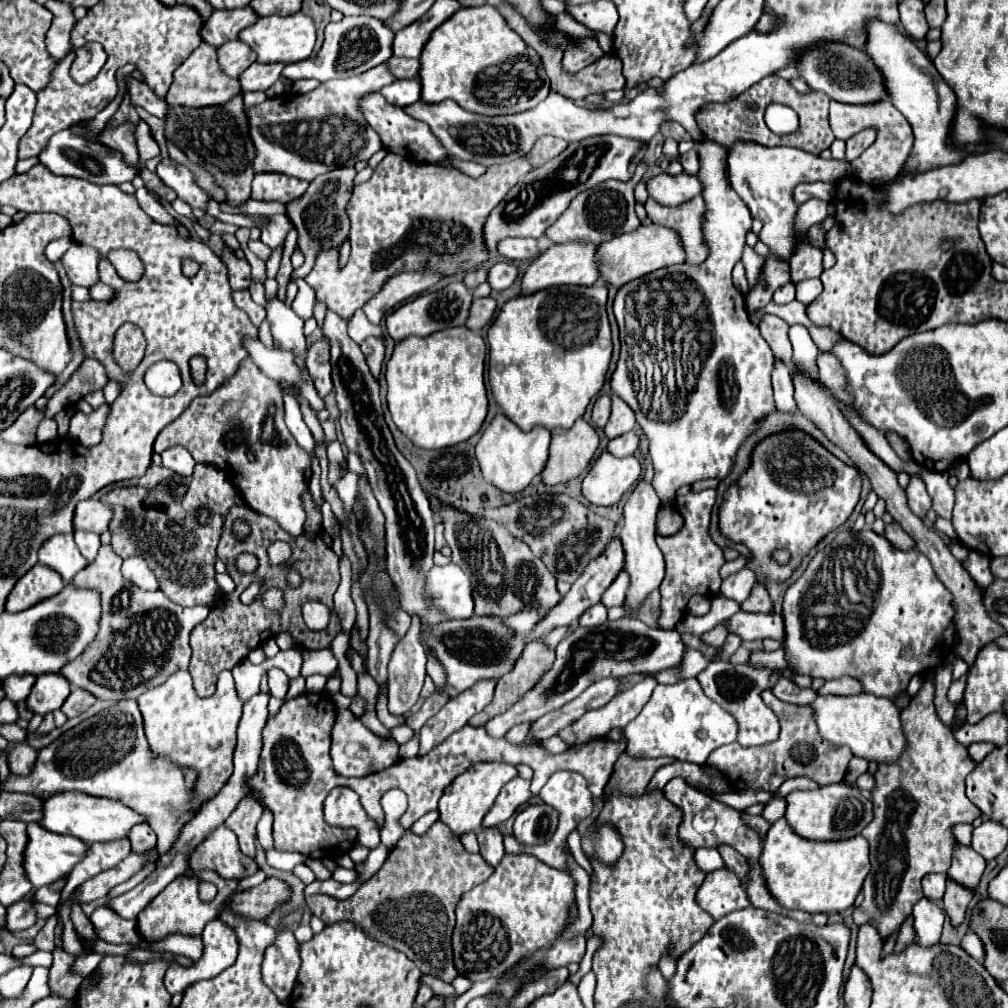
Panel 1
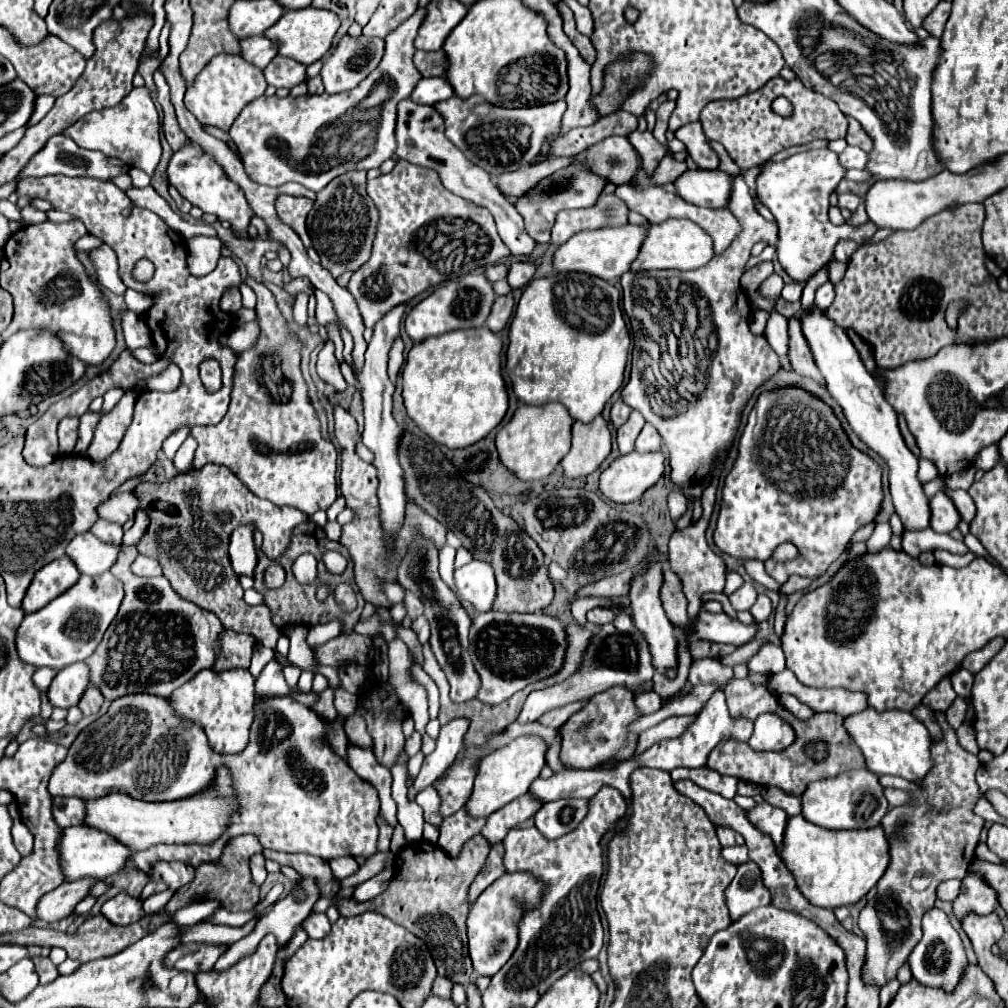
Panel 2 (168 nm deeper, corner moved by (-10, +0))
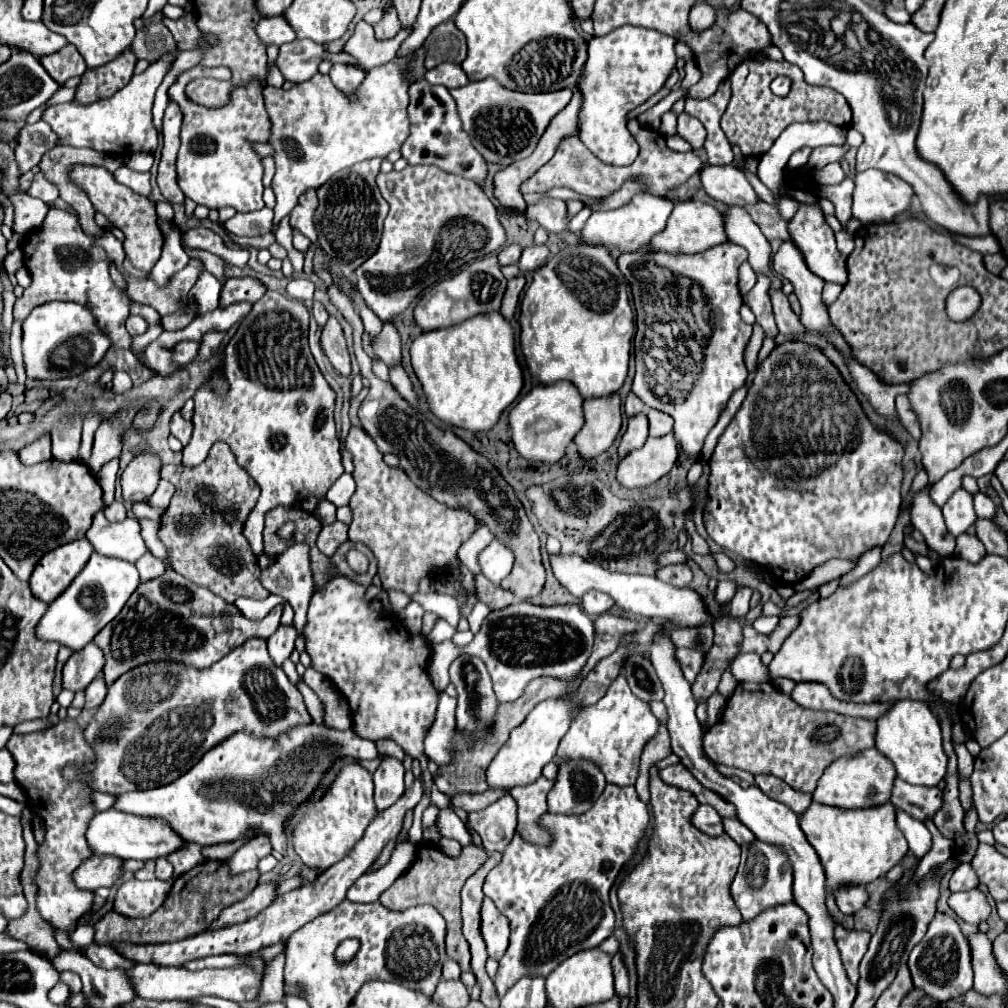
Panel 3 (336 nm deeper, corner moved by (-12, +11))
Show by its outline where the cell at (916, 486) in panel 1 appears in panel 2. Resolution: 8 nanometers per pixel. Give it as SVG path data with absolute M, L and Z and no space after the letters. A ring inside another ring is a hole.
M941 491L929 499L929 507L931 507L931 529L937 533L949 533L961 521L955 505Z

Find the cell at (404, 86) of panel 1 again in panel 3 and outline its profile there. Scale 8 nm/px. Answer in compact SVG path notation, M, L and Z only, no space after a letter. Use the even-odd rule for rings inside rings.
M439 64L433 70L427 70L425 80L431 84L443 84L445 88L461 88L465 84L469 84L467 74L463 72L461 66L457 64Z

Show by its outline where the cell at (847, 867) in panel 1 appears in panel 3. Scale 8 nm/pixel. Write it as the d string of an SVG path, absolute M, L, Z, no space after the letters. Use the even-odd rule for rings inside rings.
M891 802L879 808L861 808L847 812L845 808L831 808L825 804L811 804L799 820L809 844L817 850L827 876L827 888L839 884L869 884L885 876L909 852L907 840L895 822L895 806Z

